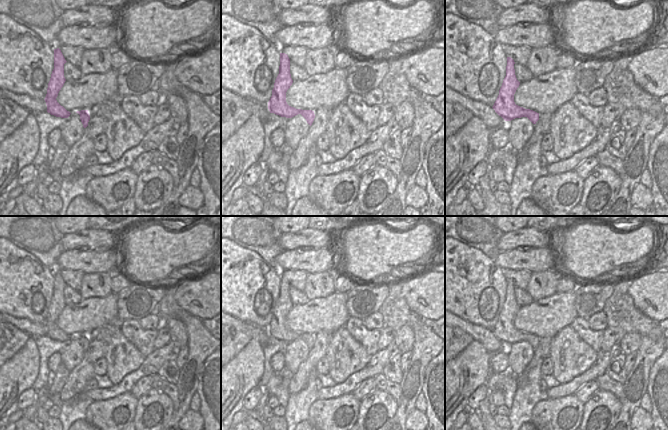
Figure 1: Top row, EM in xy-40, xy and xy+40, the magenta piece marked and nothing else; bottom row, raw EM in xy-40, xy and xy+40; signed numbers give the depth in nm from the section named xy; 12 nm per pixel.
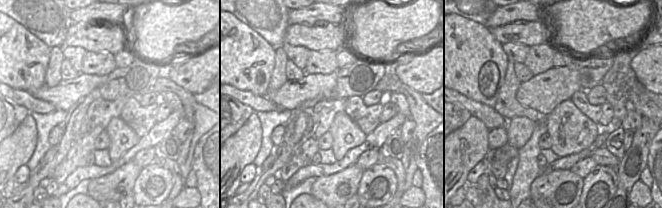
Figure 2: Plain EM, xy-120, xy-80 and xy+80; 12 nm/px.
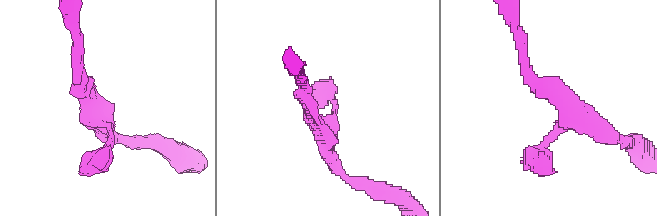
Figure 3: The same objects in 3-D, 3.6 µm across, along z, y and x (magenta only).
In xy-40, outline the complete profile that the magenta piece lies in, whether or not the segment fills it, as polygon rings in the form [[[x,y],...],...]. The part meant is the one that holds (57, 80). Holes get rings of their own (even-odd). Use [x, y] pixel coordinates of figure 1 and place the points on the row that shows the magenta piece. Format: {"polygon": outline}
{"polygon": [[[59,48],[54,49],[54,69],[48,83],[47,94],[44,99],[47,105],[47,112],[61,118],[68,118],[71,114],[56,100],[59,91],[66,81],[64,77],[64,64],[66,62],[67,61],[65,60],[61,50]]]}

